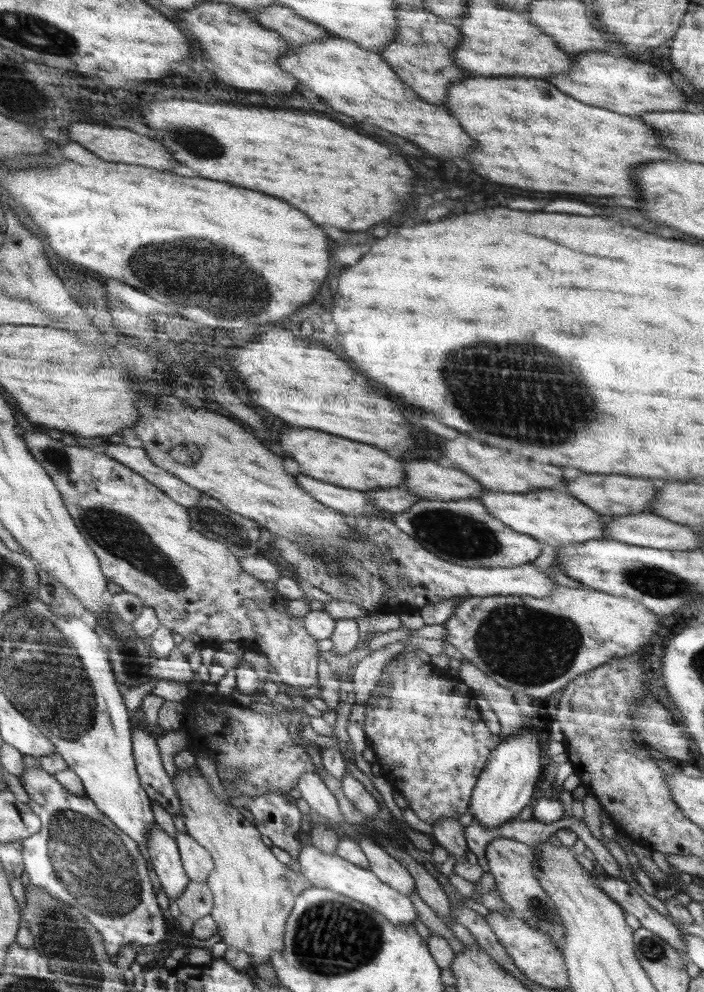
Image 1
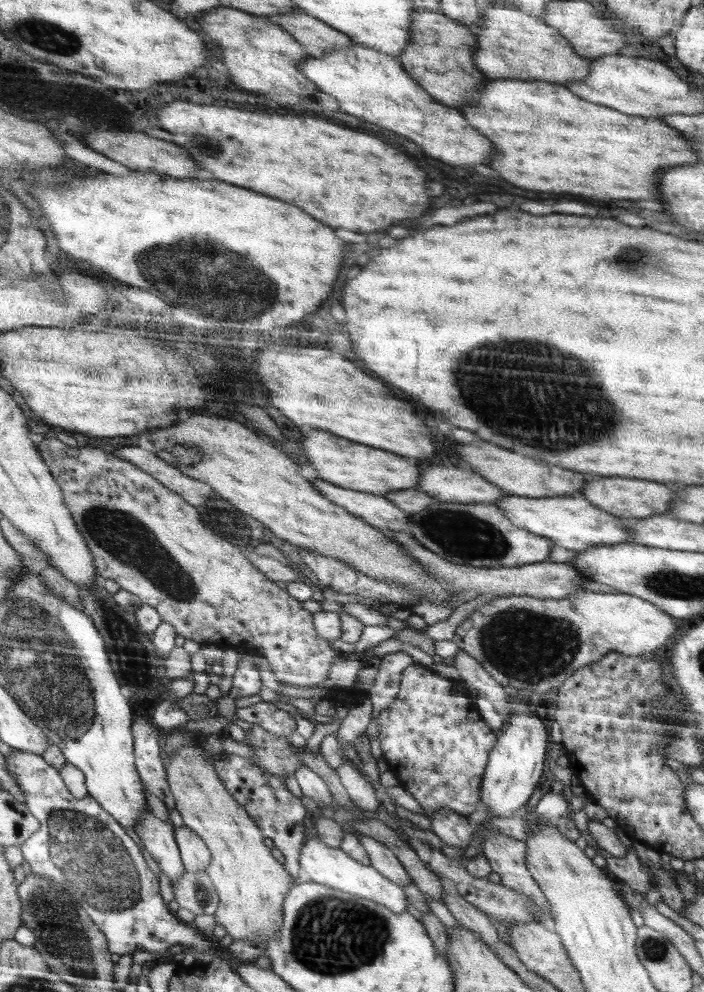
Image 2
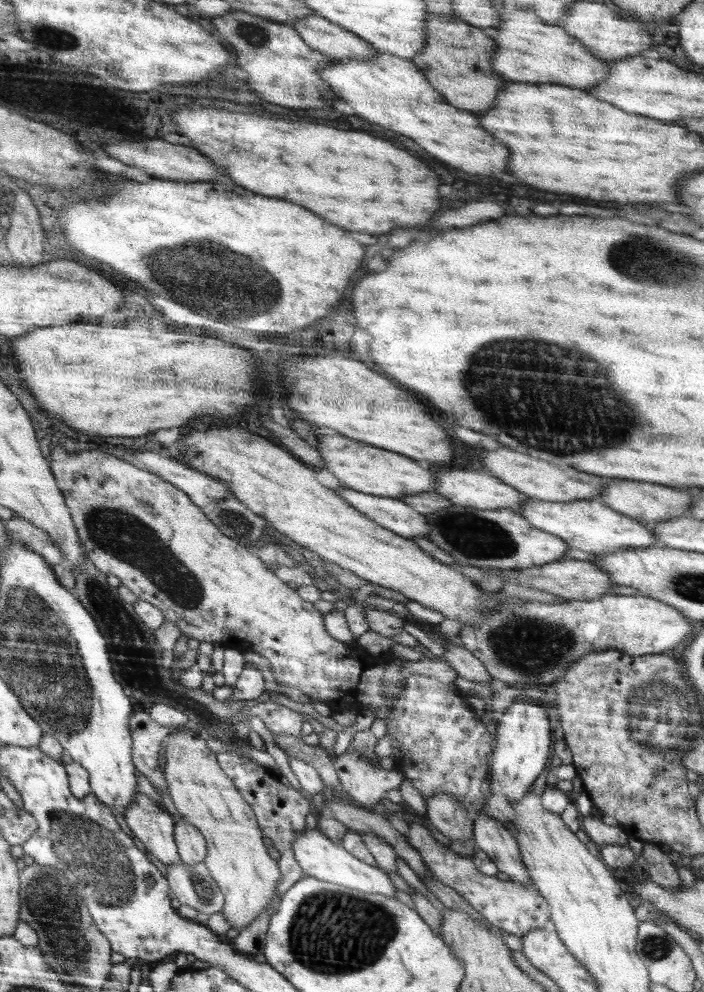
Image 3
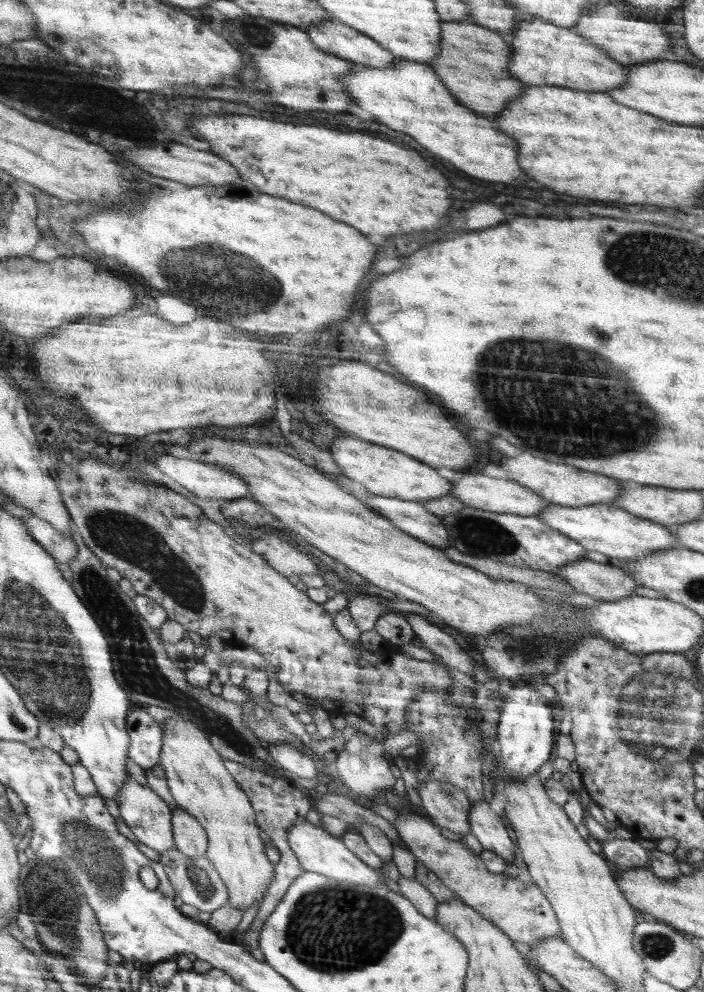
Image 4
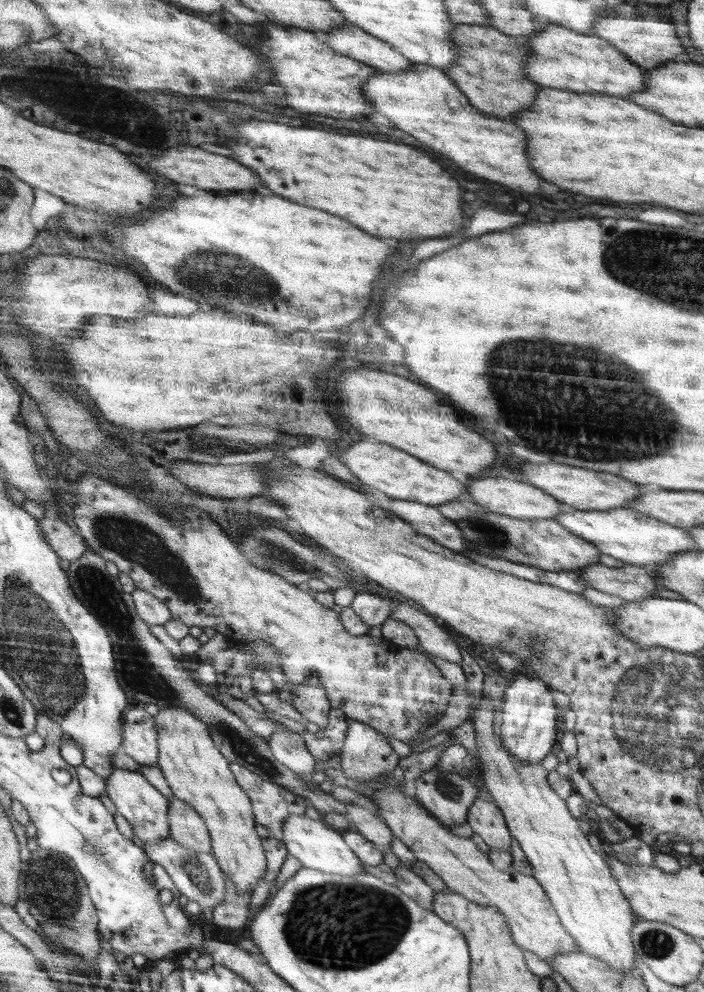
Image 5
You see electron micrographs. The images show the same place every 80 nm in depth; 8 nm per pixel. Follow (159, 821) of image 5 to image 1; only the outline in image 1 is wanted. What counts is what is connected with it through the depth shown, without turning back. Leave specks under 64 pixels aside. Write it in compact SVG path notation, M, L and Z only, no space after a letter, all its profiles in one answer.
M156 824L149 830L145 845L160 879L161 888L168 895L170 903L176 902L190 881L183 869L178 843Z

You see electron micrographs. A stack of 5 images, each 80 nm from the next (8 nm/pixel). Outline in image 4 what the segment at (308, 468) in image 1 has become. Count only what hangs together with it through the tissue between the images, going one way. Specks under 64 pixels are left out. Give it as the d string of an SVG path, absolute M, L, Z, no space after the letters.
M348 434L344 435L344 438L334 440L330 454L334 457L342 475L354 482L359 482L375 495L420 503L423 500L434 500L446 496L452 490L452 484L446 478L442 478L434 468L422 464L419 459L412 455Z

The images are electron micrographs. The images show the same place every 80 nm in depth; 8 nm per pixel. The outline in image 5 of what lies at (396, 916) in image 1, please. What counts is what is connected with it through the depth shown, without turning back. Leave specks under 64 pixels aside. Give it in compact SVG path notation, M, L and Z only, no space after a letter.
M305 814L290 815L284 819L281 831L288 853L294 855L306 868L346 876L364 872L361 860L343 839L343 832L333 829L322 820L311 819Z

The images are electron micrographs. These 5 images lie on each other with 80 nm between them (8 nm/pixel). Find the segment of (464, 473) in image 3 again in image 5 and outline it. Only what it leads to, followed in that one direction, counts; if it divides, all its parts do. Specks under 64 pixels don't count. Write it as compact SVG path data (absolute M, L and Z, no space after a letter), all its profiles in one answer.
M480 478L480 480L472 480L468 482L468 496L472 498L472 502L485 507L486 510L512 518L522 518L524 520L533 520L533 518L552 519L561 514L567 506L561 503L556 497L548 494L540 487L526 482L524 480L516 482L516 480L506 480L506 478Z

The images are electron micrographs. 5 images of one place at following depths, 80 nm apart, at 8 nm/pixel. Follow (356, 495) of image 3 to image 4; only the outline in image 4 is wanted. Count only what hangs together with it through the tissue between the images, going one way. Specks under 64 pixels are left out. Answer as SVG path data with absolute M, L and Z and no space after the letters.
M380 495L361 501L414 538L434 547L449 546L449 534L441 518L426 510L422 503Z

